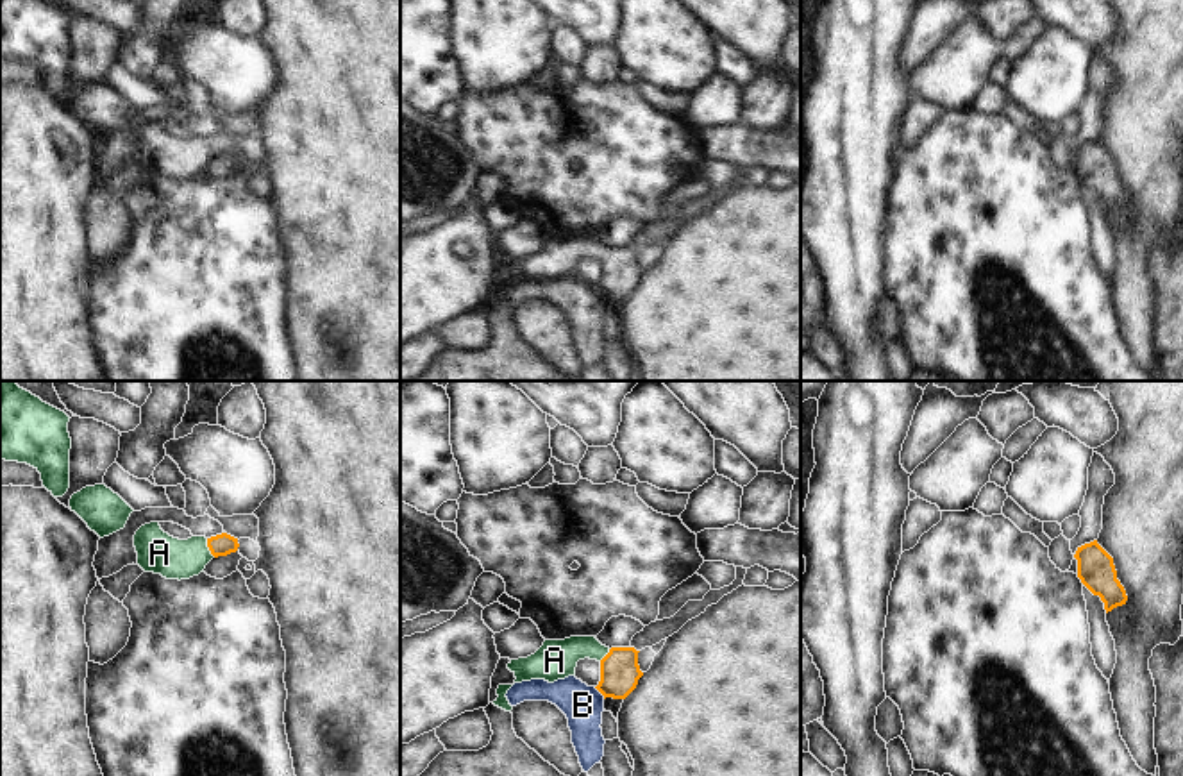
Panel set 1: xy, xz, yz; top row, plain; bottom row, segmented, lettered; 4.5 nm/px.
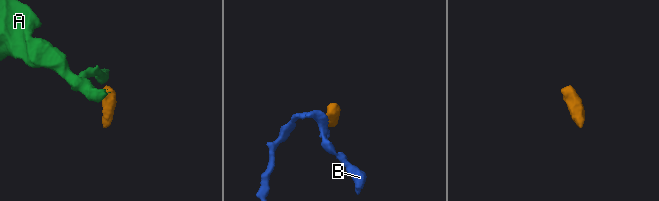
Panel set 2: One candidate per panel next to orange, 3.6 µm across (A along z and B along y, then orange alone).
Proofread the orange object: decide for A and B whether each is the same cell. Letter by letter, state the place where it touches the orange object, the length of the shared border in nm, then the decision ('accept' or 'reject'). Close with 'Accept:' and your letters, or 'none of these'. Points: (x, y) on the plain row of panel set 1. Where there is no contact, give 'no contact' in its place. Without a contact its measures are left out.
A: xy (208, 145) | 100 nm | accept
B: xz (599, 290) | 80 nm | reject
Accept: A

